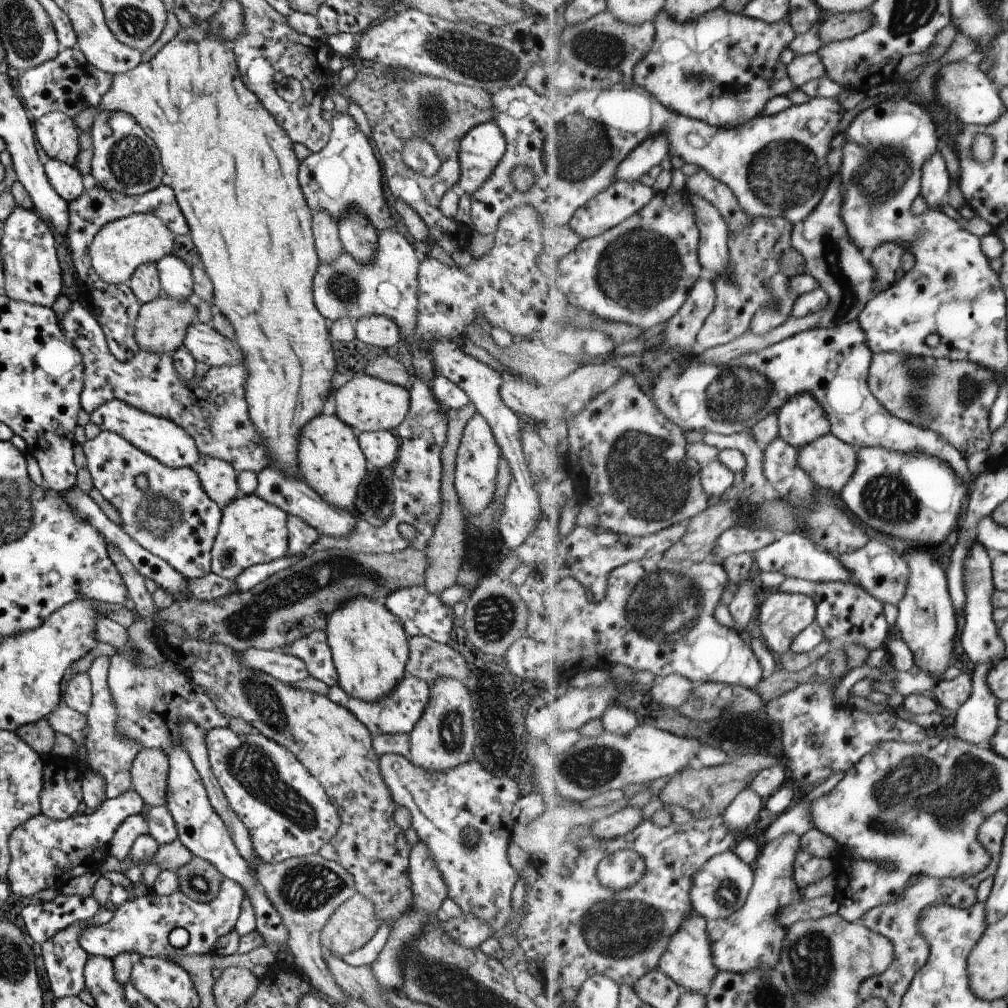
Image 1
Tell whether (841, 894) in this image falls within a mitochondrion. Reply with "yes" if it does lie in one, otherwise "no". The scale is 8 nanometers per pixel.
no

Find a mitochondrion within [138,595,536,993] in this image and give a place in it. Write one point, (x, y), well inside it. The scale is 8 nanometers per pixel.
(253, 769)

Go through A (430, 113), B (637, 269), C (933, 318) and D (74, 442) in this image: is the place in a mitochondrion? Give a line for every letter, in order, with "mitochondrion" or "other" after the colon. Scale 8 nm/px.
A: mitochondrion
B: mitochondrion
C: other
D: other

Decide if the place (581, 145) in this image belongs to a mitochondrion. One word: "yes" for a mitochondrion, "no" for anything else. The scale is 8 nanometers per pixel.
yes

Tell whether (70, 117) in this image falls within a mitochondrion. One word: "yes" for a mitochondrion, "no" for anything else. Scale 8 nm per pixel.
no

